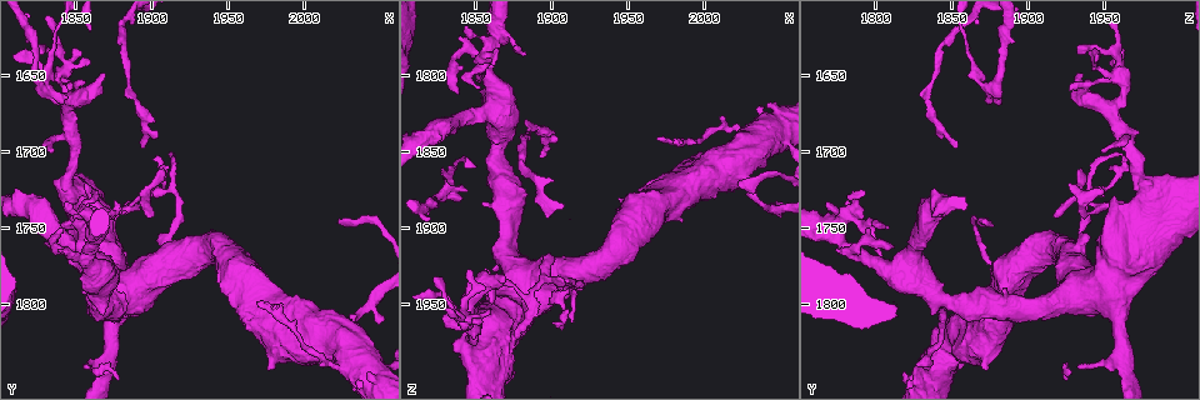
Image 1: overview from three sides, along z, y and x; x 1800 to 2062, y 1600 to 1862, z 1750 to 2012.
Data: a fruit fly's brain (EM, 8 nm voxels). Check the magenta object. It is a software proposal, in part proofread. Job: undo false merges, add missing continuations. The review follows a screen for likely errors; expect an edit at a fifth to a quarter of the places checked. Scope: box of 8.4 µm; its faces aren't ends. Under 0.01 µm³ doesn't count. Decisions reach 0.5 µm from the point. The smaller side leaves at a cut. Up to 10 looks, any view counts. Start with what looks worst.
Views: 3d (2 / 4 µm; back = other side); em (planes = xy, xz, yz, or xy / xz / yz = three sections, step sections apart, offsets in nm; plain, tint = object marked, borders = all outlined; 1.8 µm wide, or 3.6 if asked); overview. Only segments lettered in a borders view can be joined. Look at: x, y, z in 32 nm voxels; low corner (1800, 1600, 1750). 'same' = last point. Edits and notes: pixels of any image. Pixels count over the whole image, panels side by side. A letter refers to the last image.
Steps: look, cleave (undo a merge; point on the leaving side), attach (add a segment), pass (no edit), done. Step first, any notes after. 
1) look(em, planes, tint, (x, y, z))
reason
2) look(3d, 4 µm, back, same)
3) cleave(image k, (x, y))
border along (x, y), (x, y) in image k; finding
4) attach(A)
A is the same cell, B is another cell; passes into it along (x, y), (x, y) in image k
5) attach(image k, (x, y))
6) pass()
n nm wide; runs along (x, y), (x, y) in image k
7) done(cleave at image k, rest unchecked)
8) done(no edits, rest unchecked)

look(3d, 4 µm, (2042, 1842, 1844))
abrupt turn

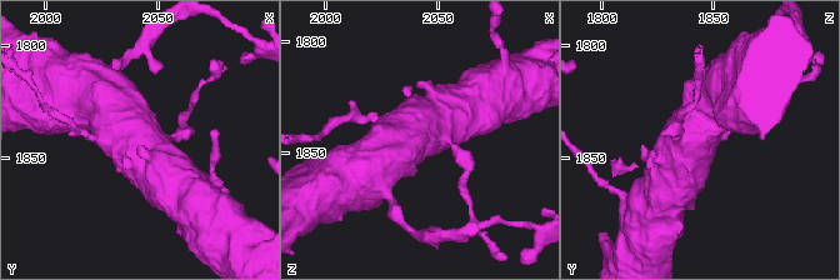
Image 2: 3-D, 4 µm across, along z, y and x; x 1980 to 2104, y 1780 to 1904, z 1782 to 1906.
look(em, 3.6 µm, planes, borders, (2040, 1841, 1841))
need the tissue

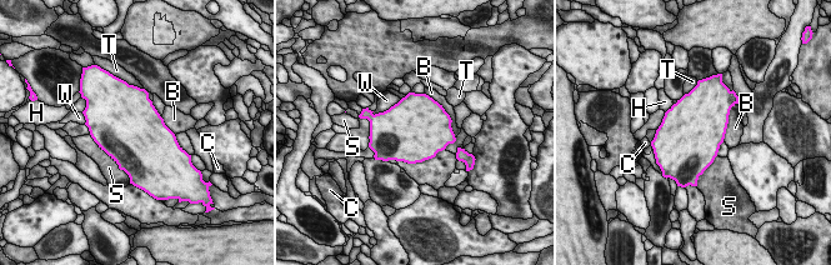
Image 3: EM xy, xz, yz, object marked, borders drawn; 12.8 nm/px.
pass()
B, C, H, S, T and W are other cells; border along (425, 93), (449, 115), (455, 138) in image 3; continuous, no second cell

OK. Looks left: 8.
look(3d, 2 µm, (1844, 1662, 1876))
branch stops here

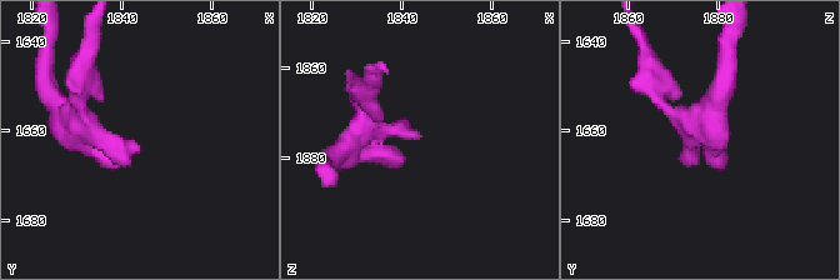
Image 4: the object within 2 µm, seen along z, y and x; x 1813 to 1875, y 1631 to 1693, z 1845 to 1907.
look(em, planes, borders, (1844, 1663, 1876))

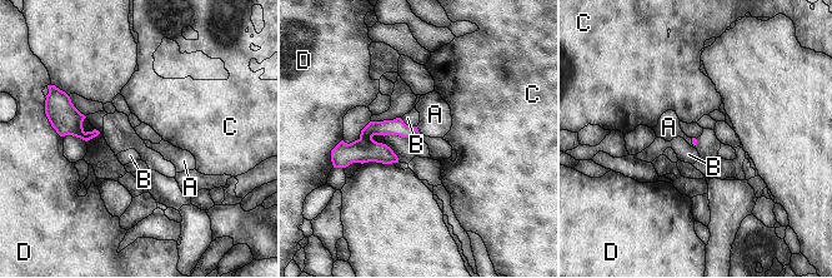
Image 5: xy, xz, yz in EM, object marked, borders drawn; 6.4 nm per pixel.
attach(A)
A is the same cell, B, C and D are other cells; passes into it along (396, 127), (417, 129), (435, 114) in image 5; it goes on there

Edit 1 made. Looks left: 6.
look(overview)

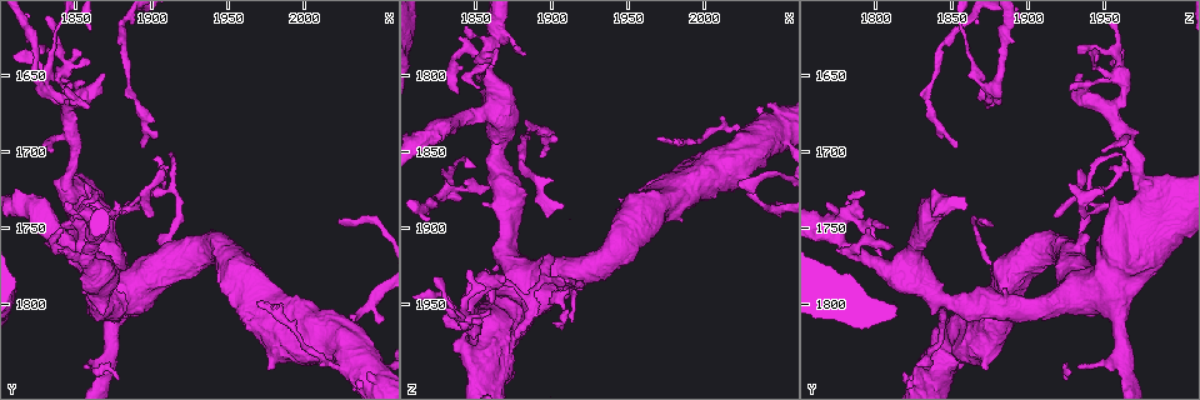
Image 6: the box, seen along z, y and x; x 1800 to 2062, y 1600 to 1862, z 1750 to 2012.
look(em, planes, plain, (1860, 1724, 1948))
branch stops here

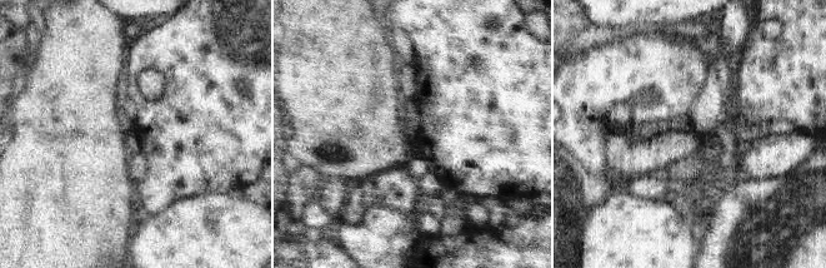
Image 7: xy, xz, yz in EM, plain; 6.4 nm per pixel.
look(em, planes, borders, same)

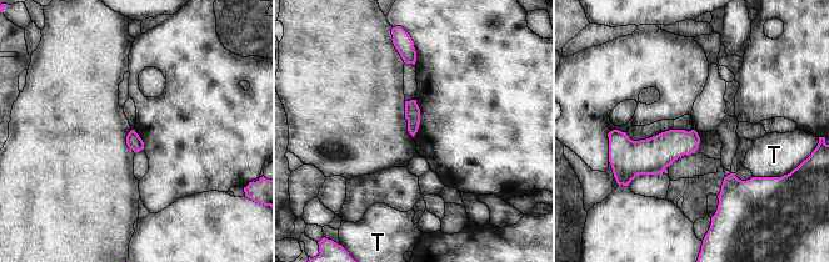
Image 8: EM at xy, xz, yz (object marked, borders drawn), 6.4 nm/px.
pass()
100 nm wide; T is another cell; border along (754, 176), (769, 177) in image 8; no lettered segment goes on from it

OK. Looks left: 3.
look(em, planes, borders, (1830, 1646, 1944))
thin neck

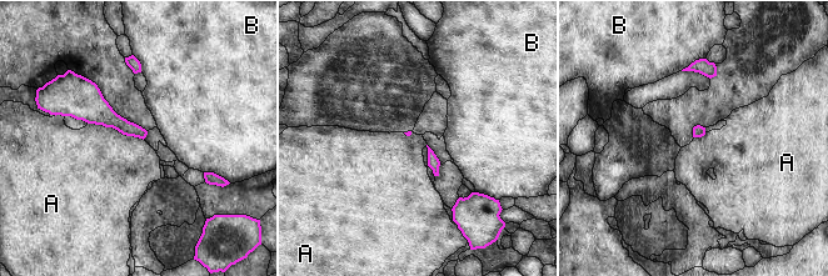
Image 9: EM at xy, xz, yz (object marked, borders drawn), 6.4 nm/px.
pass()
A touches over 380 nm; A and B are other cells; border along (88, 123), (111, 126), (143, 140) in image 9; continuous, no second cell

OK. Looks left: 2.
done(attach at image 5, rest unchecked)

